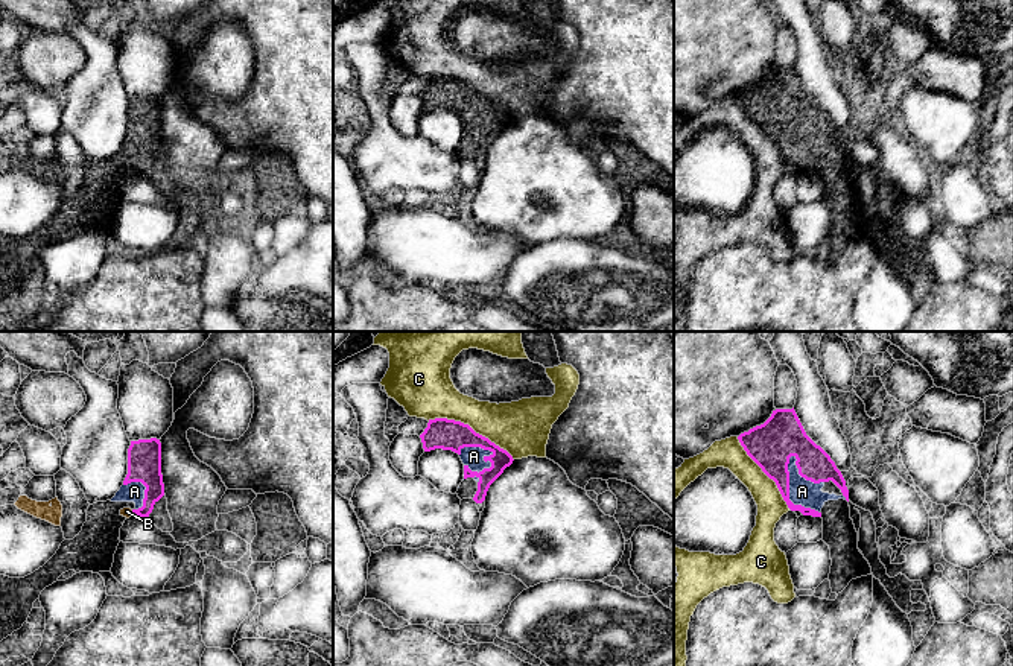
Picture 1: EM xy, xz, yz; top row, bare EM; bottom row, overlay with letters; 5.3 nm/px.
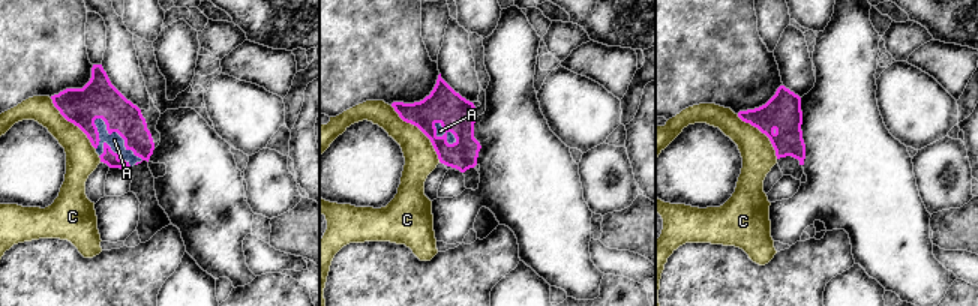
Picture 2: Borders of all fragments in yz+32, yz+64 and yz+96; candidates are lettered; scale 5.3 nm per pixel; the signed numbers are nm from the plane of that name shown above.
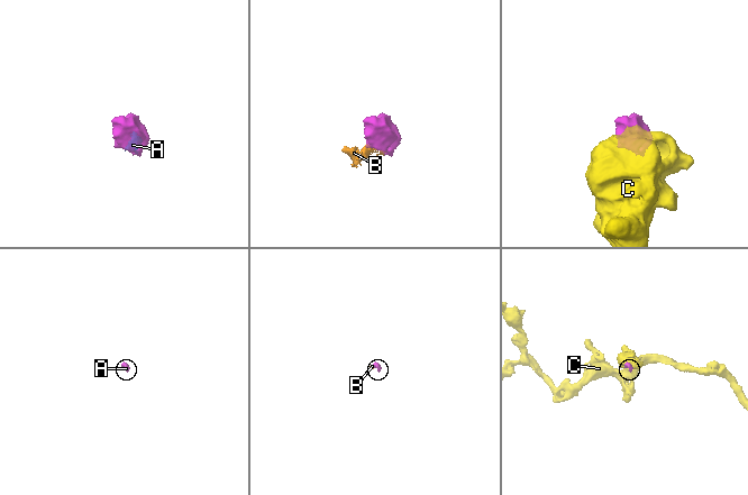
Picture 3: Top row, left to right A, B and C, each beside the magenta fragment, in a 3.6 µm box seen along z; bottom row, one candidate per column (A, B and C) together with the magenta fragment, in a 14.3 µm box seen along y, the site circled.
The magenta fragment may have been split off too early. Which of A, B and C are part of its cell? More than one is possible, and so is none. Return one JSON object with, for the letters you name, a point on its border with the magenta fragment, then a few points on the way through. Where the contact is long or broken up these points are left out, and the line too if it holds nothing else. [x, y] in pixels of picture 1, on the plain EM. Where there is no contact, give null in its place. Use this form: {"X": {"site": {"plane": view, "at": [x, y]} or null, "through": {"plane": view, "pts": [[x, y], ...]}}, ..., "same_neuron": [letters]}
{"A": {"site": {"plane": "yz", "at": [788, 151]}}, "B": {"site": {"plane": "xy", "at": [131, 172]}}, "same_neuron": ["A", "B"]}

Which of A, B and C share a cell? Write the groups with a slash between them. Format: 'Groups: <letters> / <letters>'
Groups: A B / C

